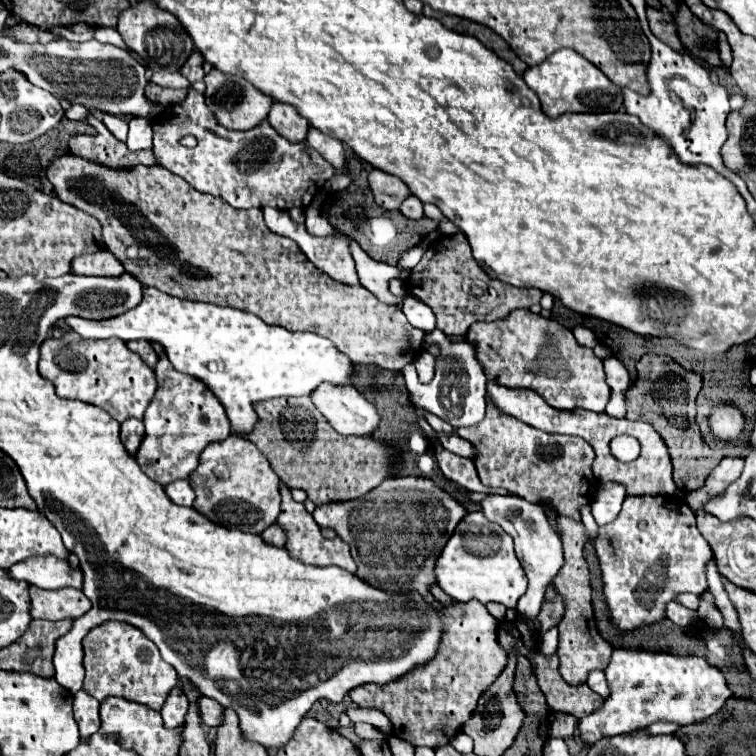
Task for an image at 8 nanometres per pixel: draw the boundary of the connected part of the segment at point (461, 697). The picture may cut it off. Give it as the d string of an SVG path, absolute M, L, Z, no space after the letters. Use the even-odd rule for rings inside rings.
M473 600L459 606L459 610L441 610L439 618L445 632L433 662L415 668L389 686L363 686L363 694L373 698L373 708L381 708L393 722L393 734L401 734L411 744L425 742L431 748L449 742L459 732L459 726L471 718L479 696L507 664L507 652L497 642L497 620L481 602ZM431 680L437 680L437 688L429 684Z

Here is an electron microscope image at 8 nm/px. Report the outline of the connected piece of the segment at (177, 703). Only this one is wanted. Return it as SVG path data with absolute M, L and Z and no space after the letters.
M177 686L177 688L169 694L169 698L167 698L167 702L165 702L163 710L161 710L165 728L181 728L181 726L185 724L187 708L189 708L189 702L187 702L185 694L181 694L181 688Z

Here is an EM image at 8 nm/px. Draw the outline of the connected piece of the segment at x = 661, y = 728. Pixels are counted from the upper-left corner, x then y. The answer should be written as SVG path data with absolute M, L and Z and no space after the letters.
M657 722L657 724L651 724L649 728L647 728L647 732L651 732L651 734L673 734L673 732L677 732L681 726L679 724L667 724L667 722Z

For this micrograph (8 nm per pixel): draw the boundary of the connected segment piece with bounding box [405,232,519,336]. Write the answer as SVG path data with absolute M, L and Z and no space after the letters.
M461 232L451 238L437 240L437 244L425 252L421 262L411 270L411 276L405 280L407 292L411 292L435 312L437 328L449 336L465 336L473 322L501 320L513 308L519 308L517 304L511 304L515 288L511 284L501 284L499 280L493 280L473 260L463 260L463 248L469 248L469 244Z

